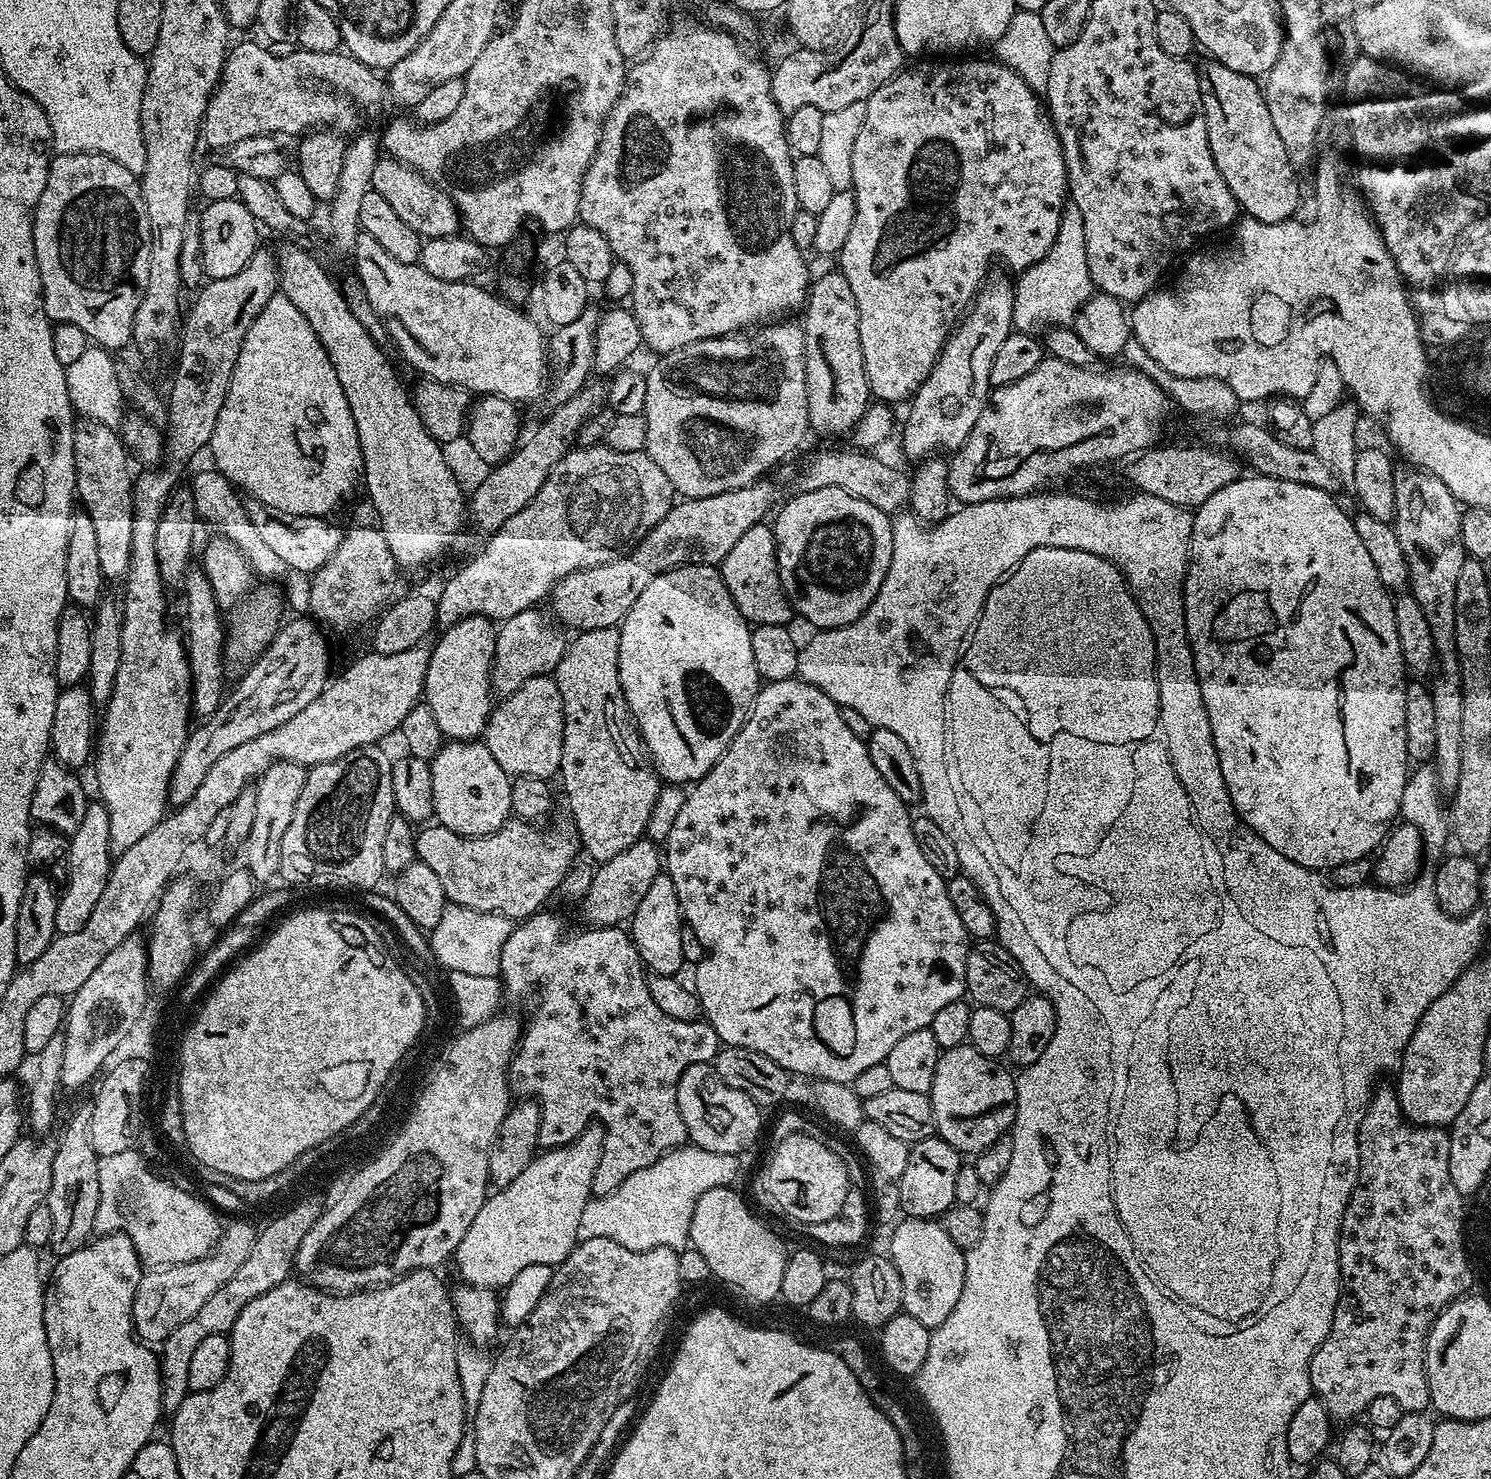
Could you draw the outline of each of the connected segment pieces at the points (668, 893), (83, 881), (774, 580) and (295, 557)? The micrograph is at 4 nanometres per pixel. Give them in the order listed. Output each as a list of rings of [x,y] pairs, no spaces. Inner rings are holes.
[[[663,875],[654,878],[654,883],[650,885],[650,890],[646,890],[638,910],[630,921],[632,942],[640,955],[640,963],[649,973],[676,976],[679,968],[685,967],[682,954],[682,930],[685,927],[686,921],[680,911],[678,890],[674,890],[674,882]]]
[[[99,802],[89,803],[86,815],[78,830],[67,837],[68,881],[59,893],[58,914],[54,914],[54,926],[59,934],[78,934],[82,926],[94,914],[94,906],[98,906],[98,898],[102,898],[102,890],[106,890],[108,875],[112,872],[114,854],[110,850],[110,814],[106,814],[106,806]]]
[[[761,522],[750,526],[750,530],[746,530],[746,534],[738,538],[738,542],[734,542],[730,554],[726,554],[718,567],[730,598],[734,598],[738,610],[749,625],[787,625],[788,619],[793,619],[794,613],[788,597],[784,595],[784,587],[780,584],[776,561],[776,533],[766,525],[767,523]]]
[[[251,498],[245,499],[242,507],[257,536],[262,538],[262,542],[275,557],[282,558],[286,568],[292,572],[294,570],[305,574],[314,573],[334,554],[334,550],[338,550],[342,532],[331,524],[331,519],[323,516],[281,515],[277,509]]]

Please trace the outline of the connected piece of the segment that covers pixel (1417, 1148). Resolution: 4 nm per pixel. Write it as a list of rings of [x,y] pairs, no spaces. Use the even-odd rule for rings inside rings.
[[[1377,1087],[1372,1094],[1366,1114],[1358,1130],[1358,1154],[1360,1155],[1360,1178],[1356,1189],[1348,1199],[1344,1217],[1340,1223],[1340,1297],[1334,1310],[1334,1322],[1330,1334],[1322,1346],[1310,1358],[1310,1382],[1315,1399],[1321,1400],[1329,1417],[1333,1421],[1351,1421],[1365,1411],[1374,1398],[1394,1398],[1405,1412],[1422,1412],[1429,1407],[1430,1390],[1424,1369],[1424,1351],[1430,1330],[1446,1306],[1450,1306],[1469,1291],[1472,1284],[1472,1272],[1468,1269],[1468,1252],[1464,1249],[1464,1204],[1465,1197],[1454,1186],[1450,1178],[1450,1135],[1443,1127],[1414,1124],[1405,1116],[1400,1099],[1396,1097],[1395,1087]]]

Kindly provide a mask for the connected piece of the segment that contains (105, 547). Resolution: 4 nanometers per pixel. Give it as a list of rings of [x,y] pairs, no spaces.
[[[80,418],[74,424],[74,470],[79,507],[90,518],[98,542],[98,566],[105,581],[123,581],[128,574],[134,518],[132,486],[134,472],[128,469],[130,457],[115,427]]]

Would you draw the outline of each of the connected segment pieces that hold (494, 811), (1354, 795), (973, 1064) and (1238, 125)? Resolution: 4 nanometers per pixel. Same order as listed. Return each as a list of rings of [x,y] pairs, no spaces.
[[[479,739],[448,740],[430,763],[434,778],[432,814],[439,827],[463,836],[489,836],[510,819],[512,780]]]
[[[1241,475],[1239,480],[1230,482],[1230,486],[1222,486],[1218,494],[1210,494],[1210,498],[1195,509],[1188,573],[1184,579],[1186,630],[1194,654],[1202,702],[1210,718],[1214,750],[1237,816],[1249,832],[1257,832],[1267,844],[1278,850],[1278,854],[1286,854],[1290,862],[1298,862],[1298,866],[1313,870],[1331,870],[1342,866],[1342,862],[1371,857],[1379,849],[1390,825],[1400,816],[1402,790],[1410,775],[1410,761],[1406,754],[1406,669],[1398,646],[1398,626],[1394,626],[1394,600],[1382,578],[1378,578],[1378,569],[1374,567],[1366,546],[1362,546],[1358,539],[1352,516],[1344,513],[1333,493],[1318,490],[1315,486],[1302,486],[1302,482],[1282,482],[1278,478],[1251,475]]]
[[[969,1043],[943,1049],[940,1053],[930,1093],[936,1119],[936,1135],[950,1142],[950,1146],[954,1146],[961,1154],[981,1152],[991,1144],[1005,1139],[1016,1122],[1016,1081],[1013,1073],[1008,1073],[1000,1064],[1003,1063],[999,1059],[978,1054],[978,1050],[974,1050]]]
[[[1211,58],[1199,65],[1202,106],[1206,114],[1206,134],[1210,142],[1210,154],[1230,186],[1237,205],[1247,215],[1262,223],[1278,223],[1293,219],[1300,204],[1300,180],[1290,158],[1286,158],[1286,146],[1274,130],[1270,110],[1266,110],[1264,89],[1254,76],[1238,73],[1222,66]]]

